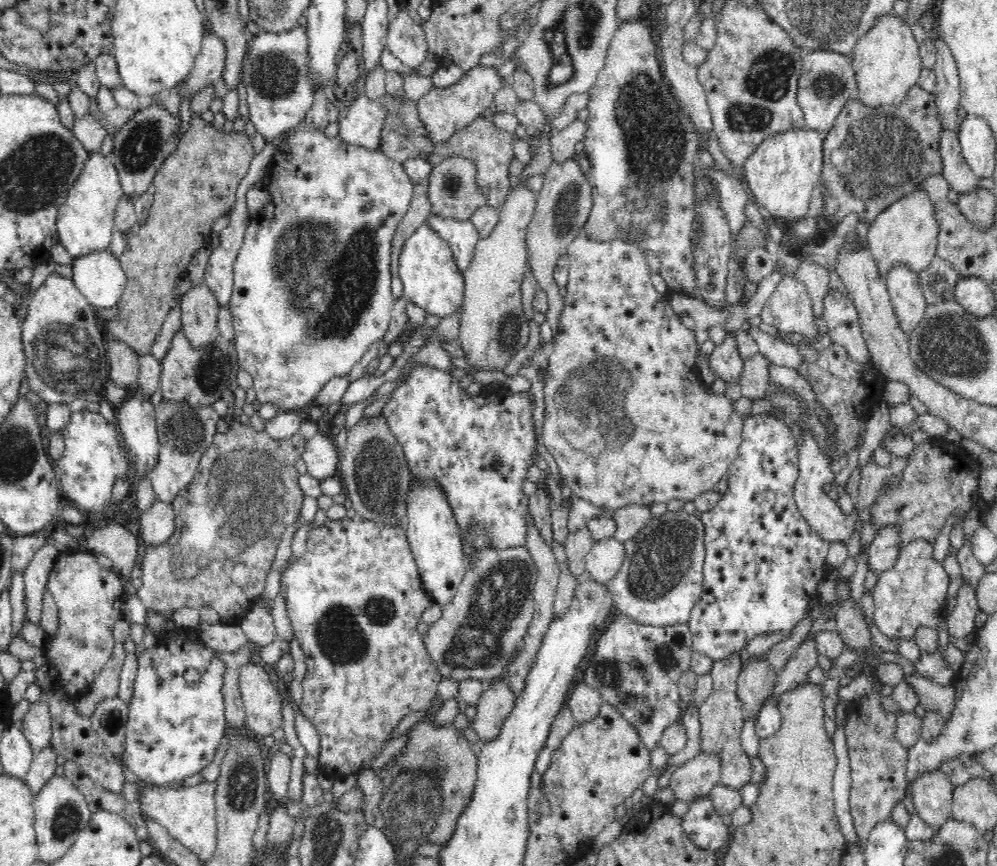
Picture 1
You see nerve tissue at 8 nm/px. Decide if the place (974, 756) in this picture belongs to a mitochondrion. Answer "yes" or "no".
no

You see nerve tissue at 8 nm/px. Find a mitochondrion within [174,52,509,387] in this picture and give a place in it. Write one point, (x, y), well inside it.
(330, 286)

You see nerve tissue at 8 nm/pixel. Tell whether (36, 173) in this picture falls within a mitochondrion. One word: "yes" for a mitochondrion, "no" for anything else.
yes

